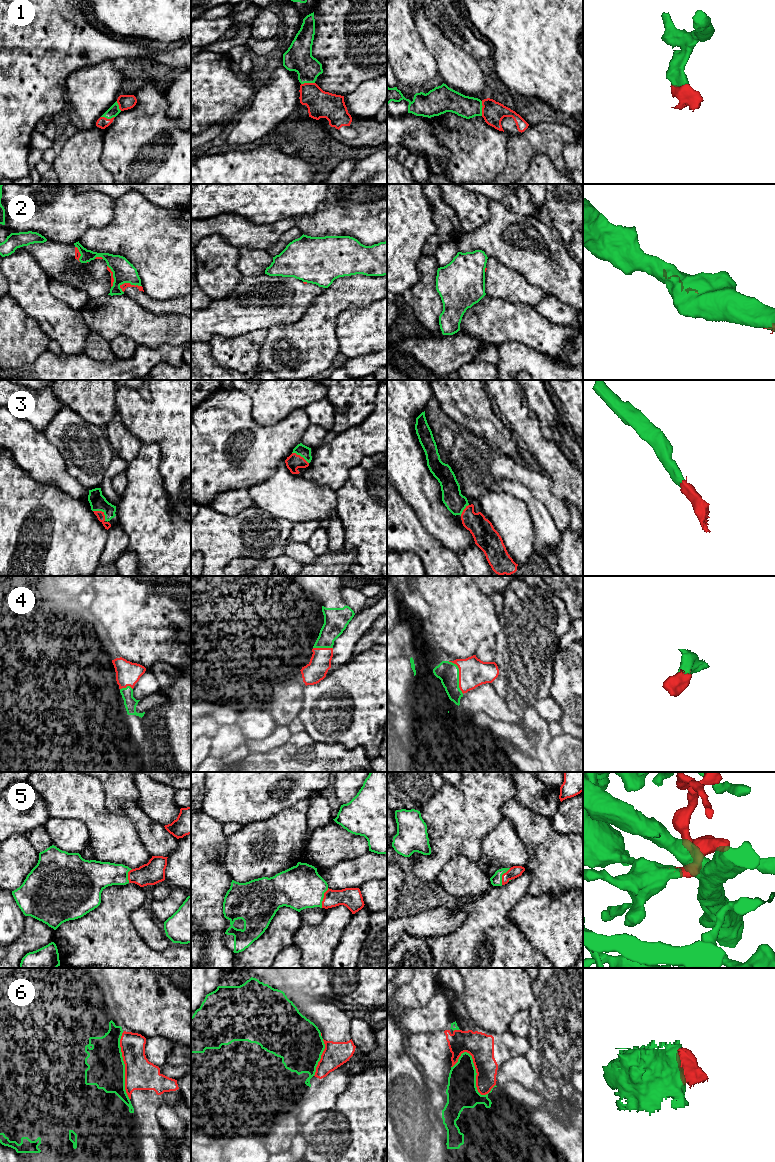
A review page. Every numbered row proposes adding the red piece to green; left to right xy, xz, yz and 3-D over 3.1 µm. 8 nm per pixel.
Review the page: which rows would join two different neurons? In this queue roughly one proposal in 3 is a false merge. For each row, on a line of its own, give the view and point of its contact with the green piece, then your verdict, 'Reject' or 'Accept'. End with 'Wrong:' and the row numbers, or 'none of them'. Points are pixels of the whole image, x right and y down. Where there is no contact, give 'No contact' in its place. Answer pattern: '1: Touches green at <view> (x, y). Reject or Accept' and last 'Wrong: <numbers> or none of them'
1: Touches green at yz (481, 108). Accept
2: Touches green at xy (130, 283). Reject
3: Touches green at xy (102, 511). Accept
4: Touches green at yz (458, 675). Accept
5: Touches green at xz (323, 897). Accept
6: Touches green at yz (476, 1074). Reject
Wrong: 2, 6

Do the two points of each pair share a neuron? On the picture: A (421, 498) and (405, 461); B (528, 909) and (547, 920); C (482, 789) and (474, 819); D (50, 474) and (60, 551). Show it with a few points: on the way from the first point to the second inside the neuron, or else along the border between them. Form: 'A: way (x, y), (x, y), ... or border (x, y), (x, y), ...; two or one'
A: way (419, 489), (407, 470); one
B: way (533, 914), (542, 919); one
C: way (477, 796), (475, 798), (474, 812); one
D: border (29, 474), (41, 483), (54, 484), (71, 496); two

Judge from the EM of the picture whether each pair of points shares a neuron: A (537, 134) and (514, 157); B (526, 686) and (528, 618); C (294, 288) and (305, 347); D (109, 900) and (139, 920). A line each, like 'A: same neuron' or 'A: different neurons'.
A: same neuron
B: same neuron
C: different neurons
D: different neurons

